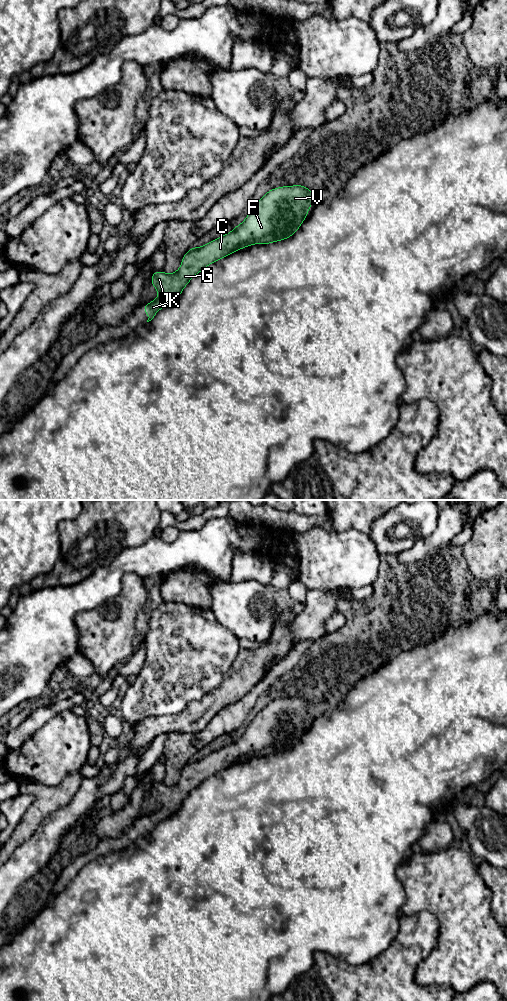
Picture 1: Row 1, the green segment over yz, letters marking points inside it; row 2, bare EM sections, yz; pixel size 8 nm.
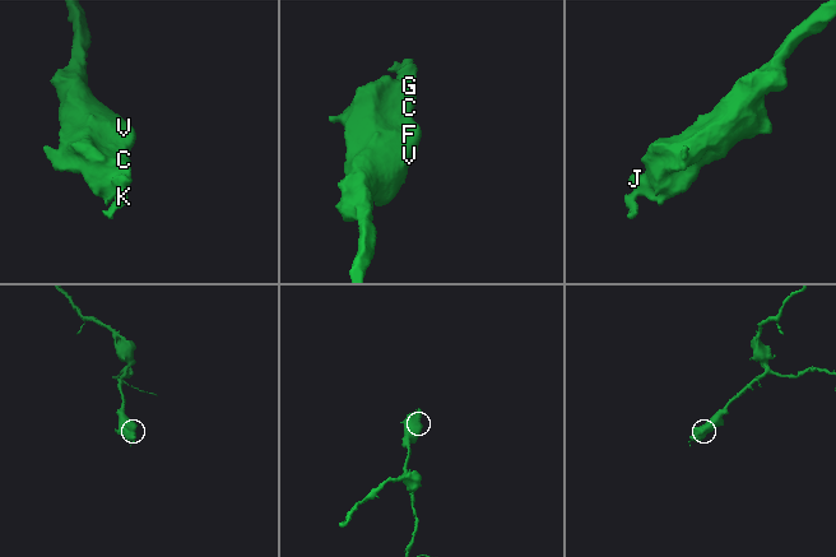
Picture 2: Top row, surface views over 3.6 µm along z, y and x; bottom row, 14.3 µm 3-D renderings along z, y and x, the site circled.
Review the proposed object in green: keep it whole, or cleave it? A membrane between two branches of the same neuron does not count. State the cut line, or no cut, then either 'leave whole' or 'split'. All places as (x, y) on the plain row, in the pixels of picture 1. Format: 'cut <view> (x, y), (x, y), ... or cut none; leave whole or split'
cut none; leave whole

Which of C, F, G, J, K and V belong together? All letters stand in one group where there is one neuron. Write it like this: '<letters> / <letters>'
C F G J K V

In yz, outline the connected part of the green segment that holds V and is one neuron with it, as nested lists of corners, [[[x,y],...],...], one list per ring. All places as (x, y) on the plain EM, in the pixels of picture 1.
[[[304,697],[281,698],[271,701],[254,717],[245,732],[235,738],[230,745],[201,759],[189,761],[182,769],[181,778],[176,784],[168,786],[163,783],[155,783],[150,792],[159,807],[154,813],[144,815],[144,823],[149,829],[147,834],[151,833],[164,818],[175,814],[190,792],[210,776],[250,757],[270,756],[290,750],[304,734],[315,709],[313,704]]]

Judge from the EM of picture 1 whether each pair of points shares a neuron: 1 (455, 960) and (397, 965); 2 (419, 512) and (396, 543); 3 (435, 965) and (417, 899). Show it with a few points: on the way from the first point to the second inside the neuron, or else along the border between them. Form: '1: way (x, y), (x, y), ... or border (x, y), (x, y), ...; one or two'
1: border (434, 945), (416, 969), (415, 980), (421, 986); two
2: way (419, 521), (417, 528), (405, 540); one
3: way (446, 946), (446, 919), (436, 909); one

